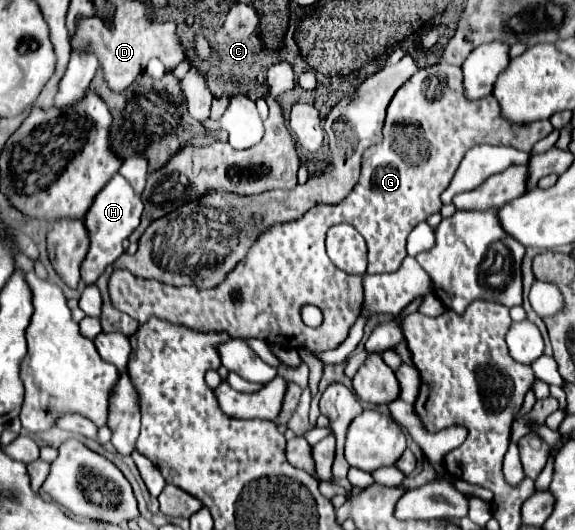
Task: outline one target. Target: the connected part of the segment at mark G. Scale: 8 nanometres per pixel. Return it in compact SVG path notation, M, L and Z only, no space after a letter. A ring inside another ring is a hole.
M437 63L433 67L425 67L417 71L407 83L399 87L391 105L387 109L387 119L383 127L383 141L375 147L369 147L361 165L361 179L337 205L317 205L305 213L305 217L277 225L269 233L259 235L255 245L249 251L249 257L237 265L237 269L215 289L197 289L197 287L169 287L155 279L141 279L125 269L115 269L109 281L109 295L113 305L139 323L145 323L149 317L159 317L175 325L185 325L189 329L209 333L209 331L225 331L231 337L253 337L271 343L273 347L285 349L309 349L309 351L327 351L337 349L349 335L351 325L363 307L363 279L359 275L347 275L339 271L325 253L325 233L331 225L349 223L353 225L367 241L369 247L369 265L367 273L393 273L401 267L407 251L407 235L415 225L423 223L429 215L441 211L439 195L447 189L457 165L465 157L465 153L473 145L491 143L491 145L511 145L529 153L533 145L547 137L553 131L549 119L533 121L527 125L517 125L501 115L499 101L493 95L485 95L481 99L467 99L463 89L463 73L461 67L453 67L449 63ZM313 303L323 311L321 327L305 327L301 321L301 305Z

